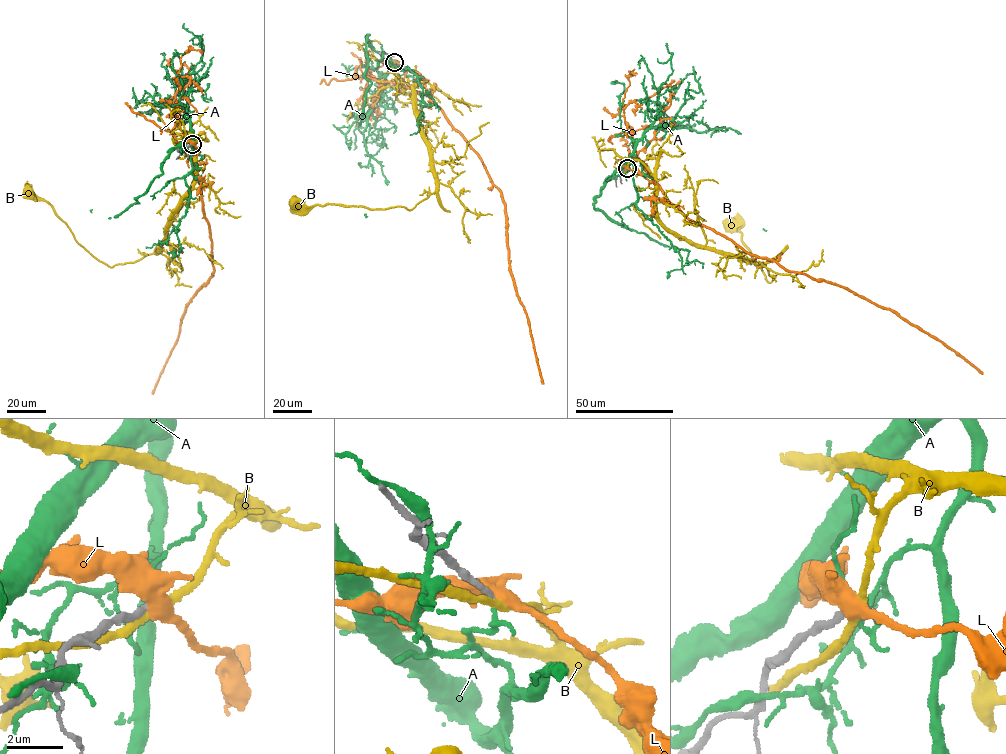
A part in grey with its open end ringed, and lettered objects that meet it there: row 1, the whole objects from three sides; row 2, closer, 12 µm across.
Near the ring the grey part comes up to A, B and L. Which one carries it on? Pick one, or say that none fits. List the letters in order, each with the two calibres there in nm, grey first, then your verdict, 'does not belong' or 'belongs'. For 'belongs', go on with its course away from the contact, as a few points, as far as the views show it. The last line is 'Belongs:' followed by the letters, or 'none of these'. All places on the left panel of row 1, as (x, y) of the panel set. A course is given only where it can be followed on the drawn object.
A: 200 nm thick on the grey side, 100 nm on the other; does not belong
B: 200 nm thick on the grey side, 280 nm on the other; does not belong
L: 200 nm thick on the grey side, 500 nm on the other; does not belong
Belongs: none of these

